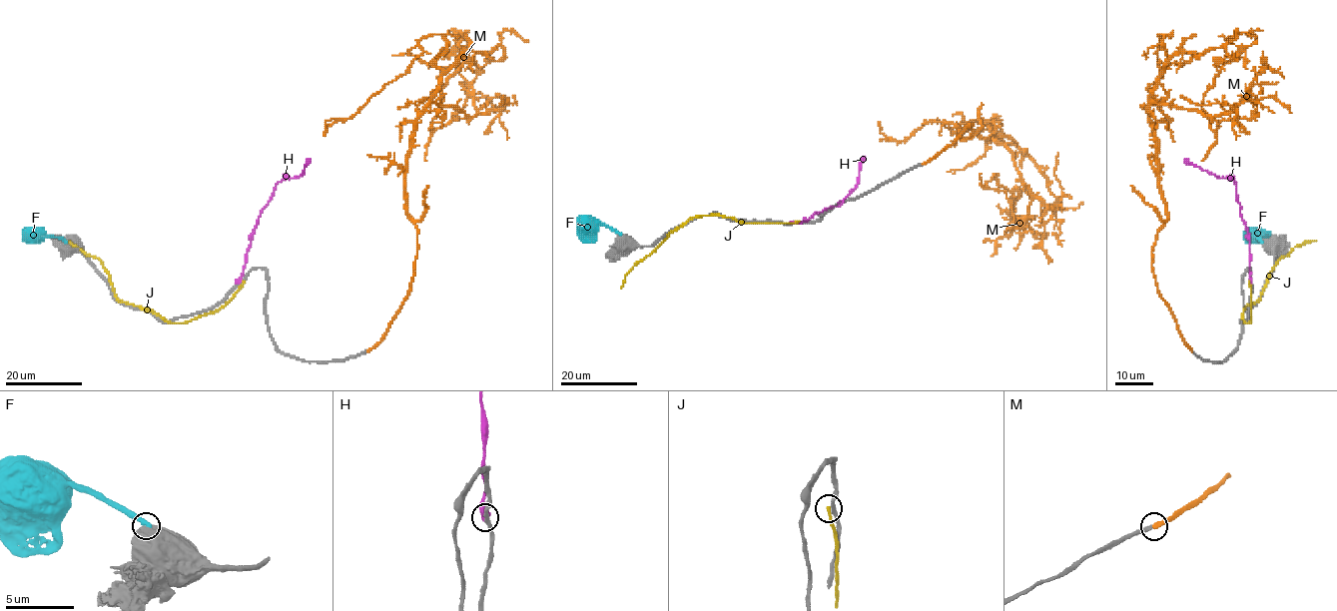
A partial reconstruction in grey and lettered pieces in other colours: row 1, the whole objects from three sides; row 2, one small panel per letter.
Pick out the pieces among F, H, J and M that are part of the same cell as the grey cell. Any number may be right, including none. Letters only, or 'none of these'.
M

